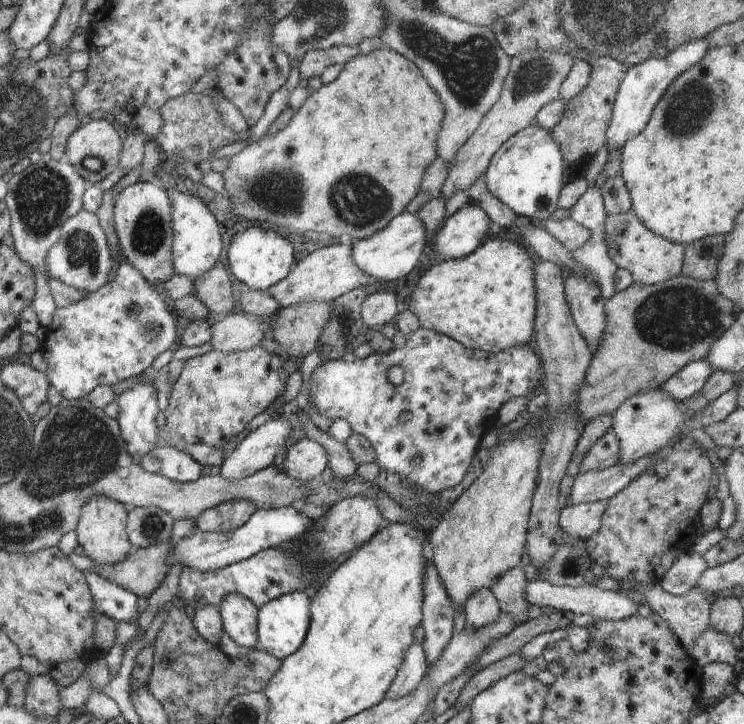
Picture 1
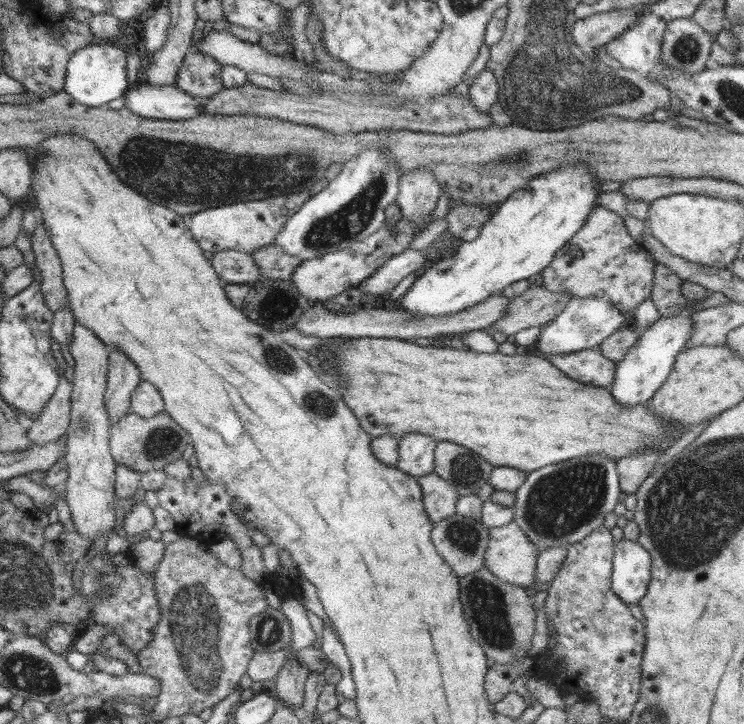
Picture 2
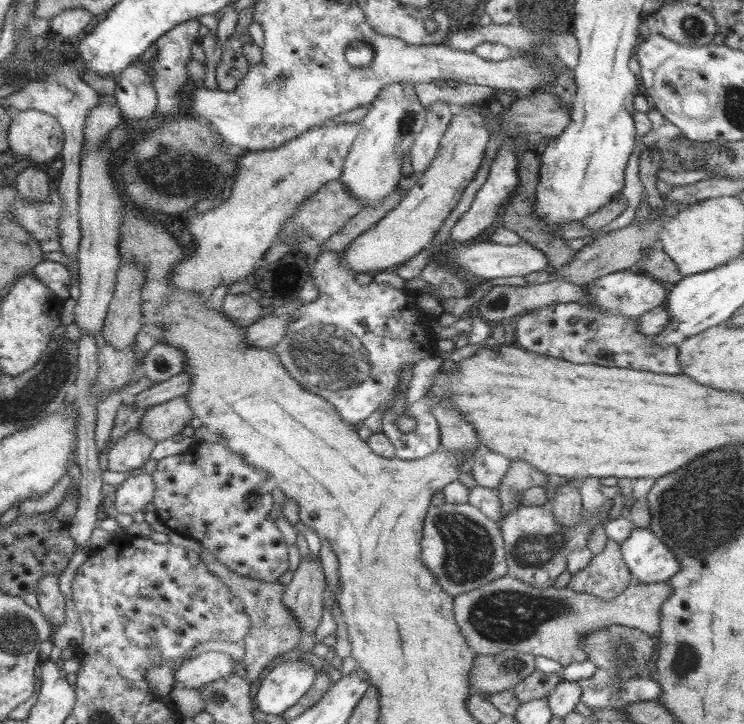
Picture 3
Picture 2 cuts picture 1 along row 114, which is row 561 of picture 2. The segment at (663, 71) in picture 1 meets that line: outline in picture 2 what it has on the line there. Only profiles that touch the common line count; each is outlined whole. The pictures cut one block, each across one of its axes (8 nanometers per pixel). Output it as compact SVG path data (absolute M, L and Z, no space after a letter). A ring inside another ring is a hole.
M619 540L613 548L611 590L623 604L637 604L651 582L651 556L637 540Z

